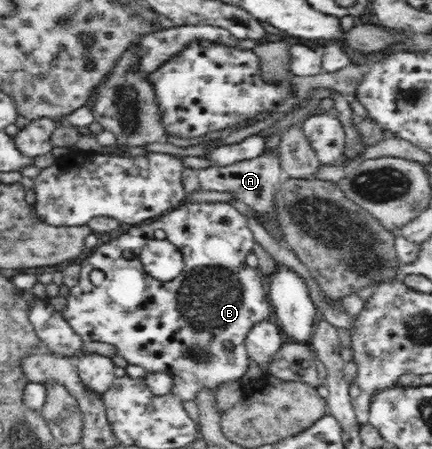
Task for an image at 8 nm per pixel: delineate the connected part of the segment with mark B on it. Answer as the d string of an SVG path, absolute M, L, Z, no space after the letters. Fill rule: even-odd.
M217 202L213 204L201 203L200 205L185 205L180 206L175 210L165 213L161 217L157 217L148 223L143 223L140 226L133 226L127 233L105 243L94 250L88 252L88 256L80 263L82 271L79 283L70 289L67 297L67 307L62 312L75 331L83 337L86 343L107 342L117 346L119 355L122 355L129 363L145 366L149 372L152 371L171 371L177 378L177 387L173 387L173 391L182 397L183 401L196 399L196 393L201 386L211 386L211 388L219 389L222 387L230 387L235 381L239 381L247 371L249 361L251 360L244 341L247 332L256 321L263 318L272 318L272 304L269 302L267 288L264 277L260 274L257 267L247 264L247 257L253 247L256 245L255 237L247 226L246 218L240 214L234 207L225 202ZM156 238L164 238L172 243L180 251L183 261L182 272L171 281L159 281L153 277L148 277L140 260L142 248L151 240ZM125 249L130 249L133 252L133 258L126 259L123 256ZM93 271L102 271L105 275L100 285L95 285L91 281L91 273Z

